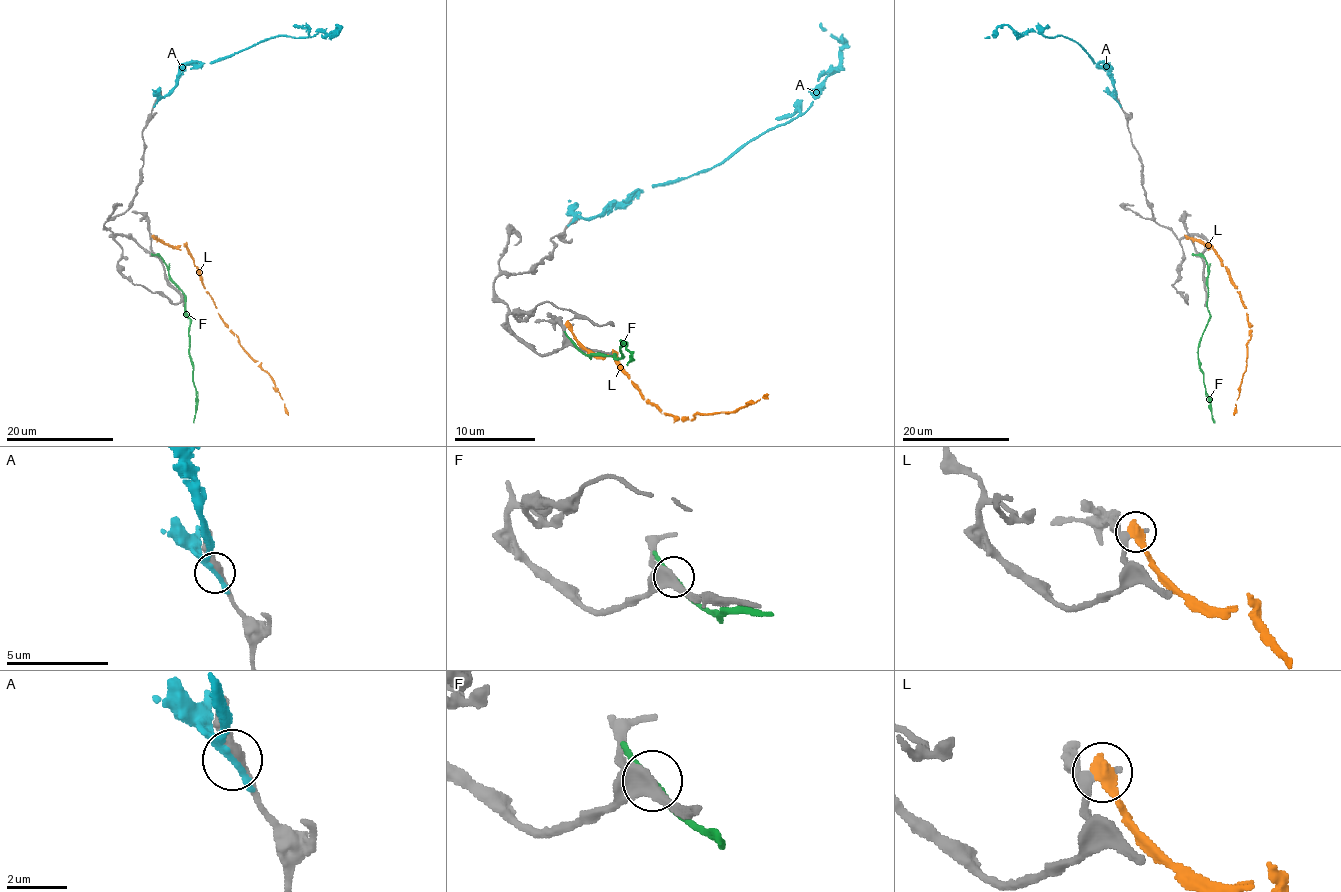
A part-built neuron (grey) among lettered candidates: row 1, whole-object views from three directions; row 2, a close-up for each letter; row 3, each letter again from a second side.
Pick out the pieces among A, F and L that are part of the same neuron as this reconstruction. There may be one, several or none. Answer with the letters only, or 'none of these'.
none of these

